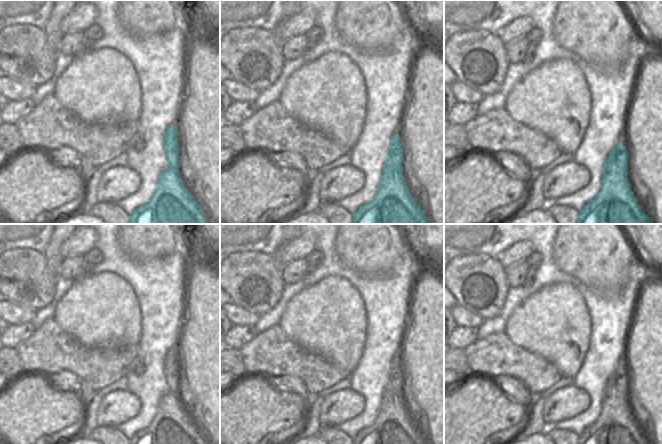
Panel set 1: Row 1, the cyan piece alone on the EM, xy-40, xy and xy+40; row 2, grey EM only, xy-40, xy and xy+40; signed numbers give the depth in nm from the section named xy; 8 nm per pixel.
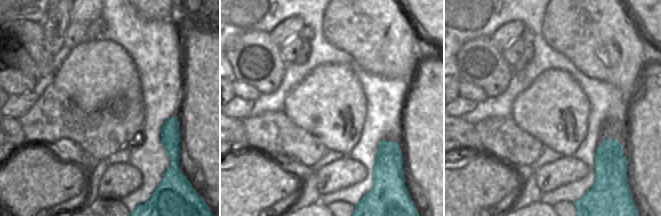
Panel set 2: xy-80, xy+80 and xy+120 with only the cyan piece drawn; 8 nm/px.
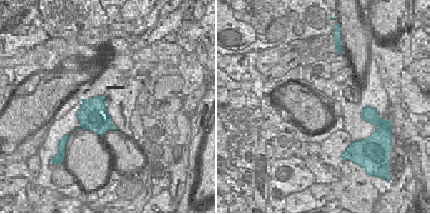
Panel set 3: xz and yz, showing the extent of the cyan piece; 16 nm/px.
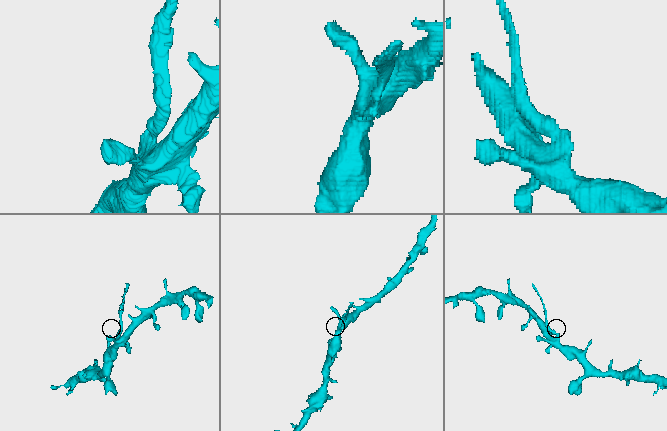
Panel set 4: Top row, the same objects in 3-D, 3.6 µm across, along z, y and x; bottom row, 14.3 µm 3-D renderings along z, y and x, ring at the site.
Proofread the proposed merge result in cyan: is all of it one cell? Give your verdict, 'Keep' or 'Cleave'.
Cleave

